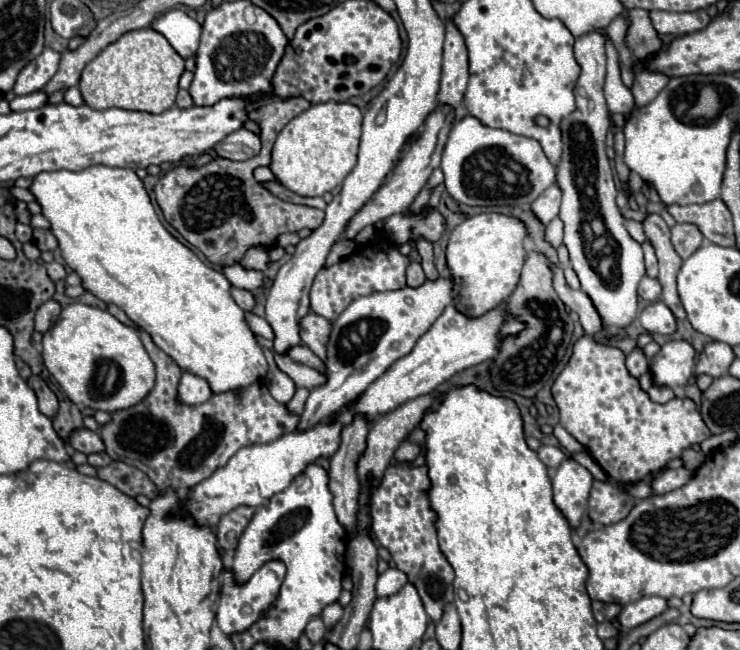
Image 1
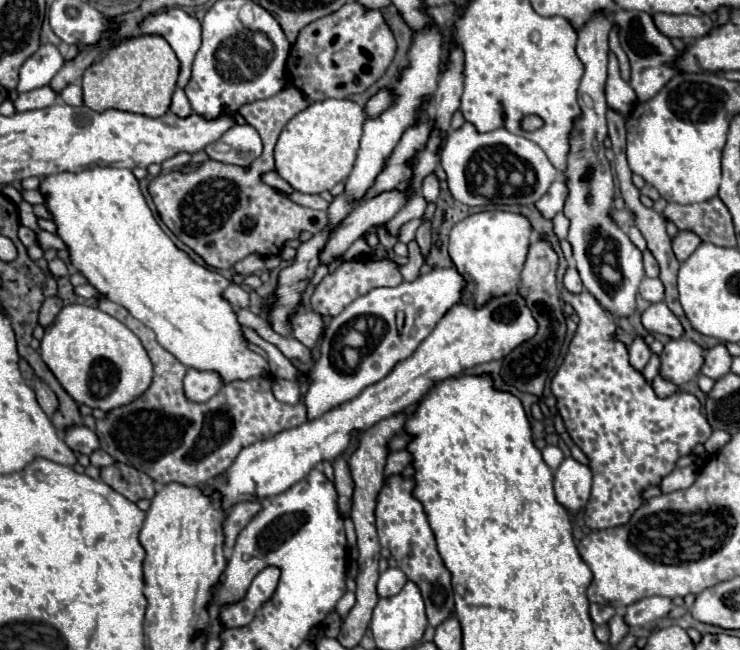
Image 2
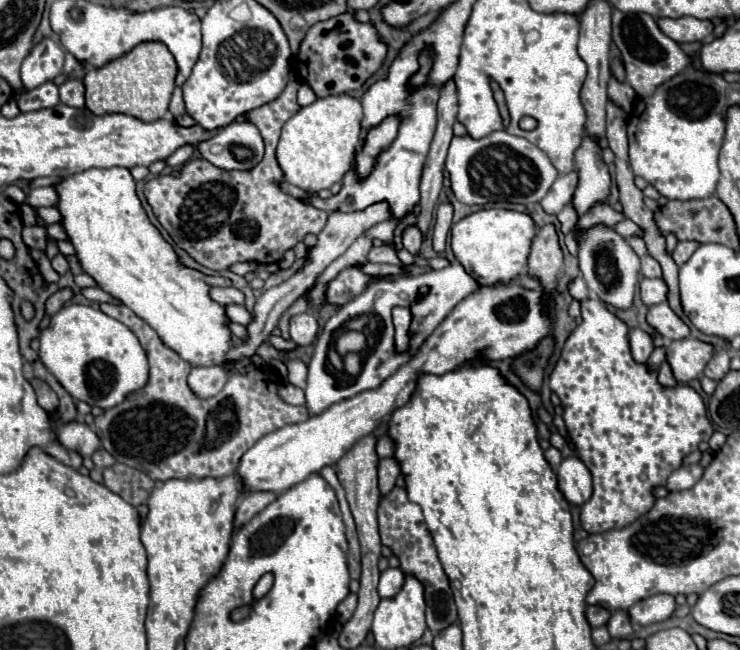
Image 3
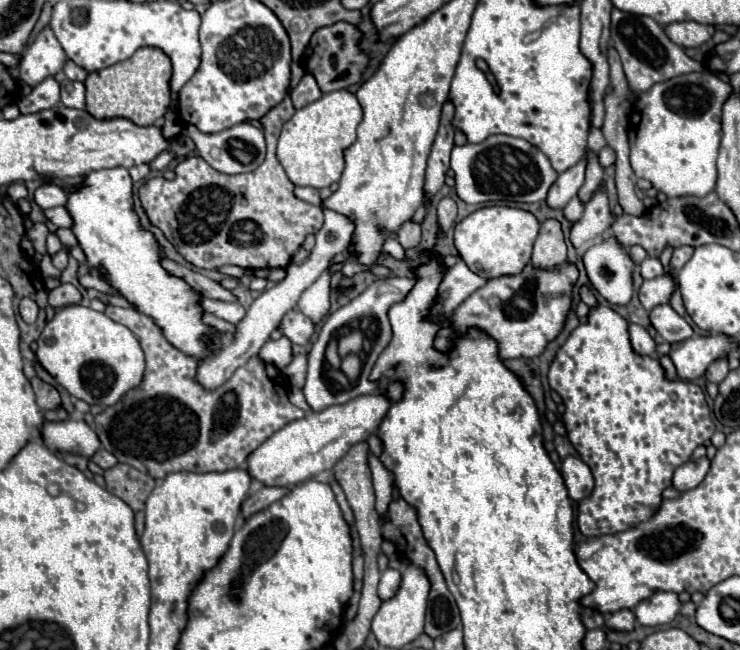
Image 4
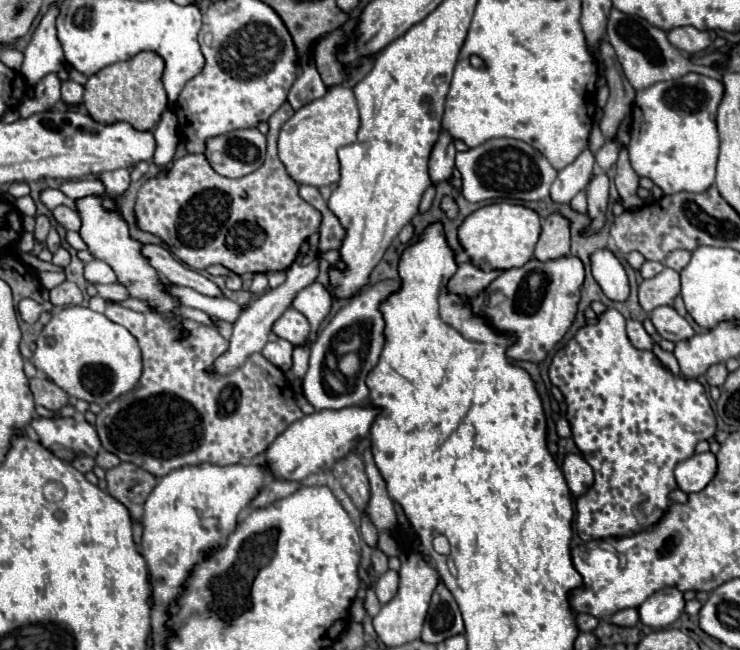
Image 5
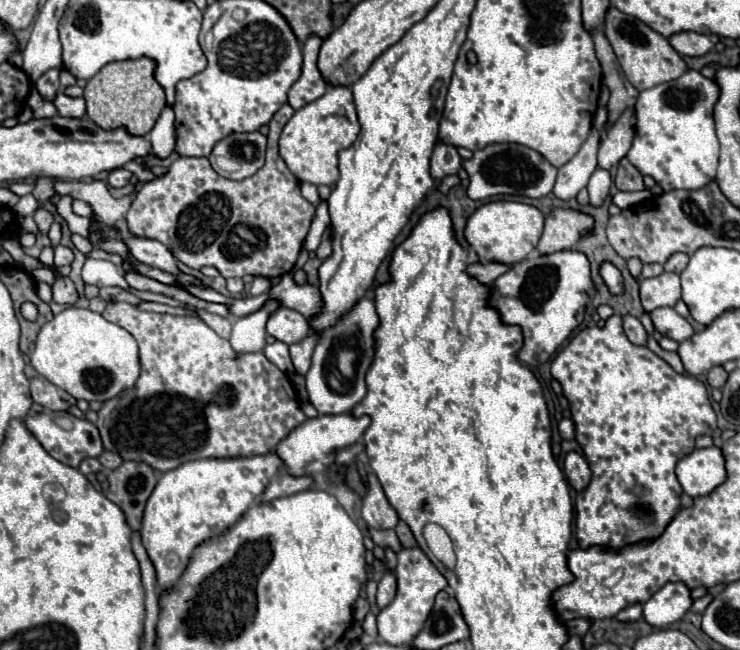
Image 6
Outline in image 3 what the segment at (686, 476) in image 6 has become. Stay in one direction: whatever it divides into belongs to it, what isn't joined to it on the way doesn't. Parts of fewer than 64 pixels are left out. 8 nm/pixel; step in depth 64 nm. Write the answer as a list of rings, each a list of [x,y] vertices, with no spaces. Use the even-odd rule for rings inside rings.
[[[702,464],[680,466],[676,472],[670,474],[666,488],[668,488],[670,492],[676,492],[676,490],[688,490],[688,488],[692,488],[692,486],[700,480],[702,474],[704,474]]]

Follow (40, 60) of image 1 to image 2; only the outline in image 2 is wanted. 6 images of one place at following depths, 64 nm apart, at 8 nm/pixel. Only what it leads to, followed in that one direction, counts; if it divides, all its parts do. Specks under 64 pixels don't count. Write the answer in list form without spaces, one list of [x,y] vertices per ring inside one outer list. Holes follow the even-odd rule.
[[[42,44],[38,52],[34,52],[20,68],[18,92],[30,92],[34,88],[50,84],[52,76],[64,66],[64,58],[60,50],[52,44]]]

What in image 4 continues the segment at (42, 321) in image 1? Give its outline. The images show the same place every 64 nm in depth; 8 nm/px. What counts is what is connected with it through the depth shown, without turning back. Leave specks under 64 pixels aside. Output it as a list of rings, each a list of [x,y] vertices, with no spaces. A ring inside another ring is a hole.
[[[60,284],[58,288],[50,290],[50,296],[48,296],[48,304],[52,308],[62,308],[68,304],[80,304],[80,300],[82,300],[82,294],[72,284]]]

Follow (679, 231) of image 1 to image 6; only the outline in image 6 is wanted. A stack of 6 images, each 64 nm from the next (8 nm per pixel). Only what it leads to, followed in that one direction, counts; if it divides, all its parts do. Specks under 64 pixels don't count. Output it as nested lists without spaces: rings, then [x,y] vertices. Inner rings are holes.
[[[672,254],[672,256],[666,260],[664,270],[666,270],[666,272],[676,272],[676,274],[680,274],[680,272],[686,268],[686,264],[688,264],[688,256],[686,256],[686,254]]]

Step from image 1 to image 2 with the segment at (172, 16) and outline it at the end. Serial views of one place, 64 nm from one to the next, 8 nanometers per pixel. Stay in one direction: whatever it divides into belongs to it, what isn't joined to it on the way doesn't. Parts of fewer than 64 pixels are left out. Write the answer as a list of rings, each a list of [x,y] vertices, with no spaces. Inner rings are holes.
[[[168,8],[164,12],[146,16],[140,22],[138,34],[162,36],[172,46],[172,50],[176,52],[176,56],[180,60],[178,86],[184,88],[190,80],[192,62],[194,62],[194,56],[200,50],[200,42],[202,42],[200,40],[200,22],[194,16],[190,16],[188,12],[184,12],[182,8]]]

